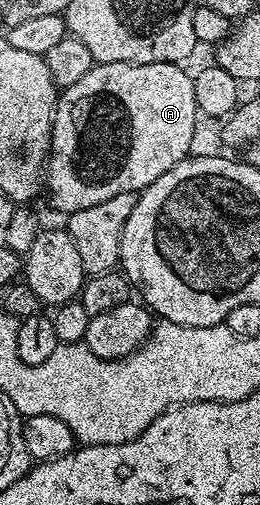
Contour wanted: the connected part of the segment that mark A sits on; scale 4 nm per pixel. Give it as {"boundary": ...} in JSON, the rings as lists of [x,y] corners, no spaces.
{"boundary":[[[99,63],[75,85],[64,88],[53,114],[53,145],[47,164],[47,195],[62,216],[99,205],[119,193],[142,192],[167,169],[190,154],[199,112],[195,105],[193,75],[176,63]]]}

